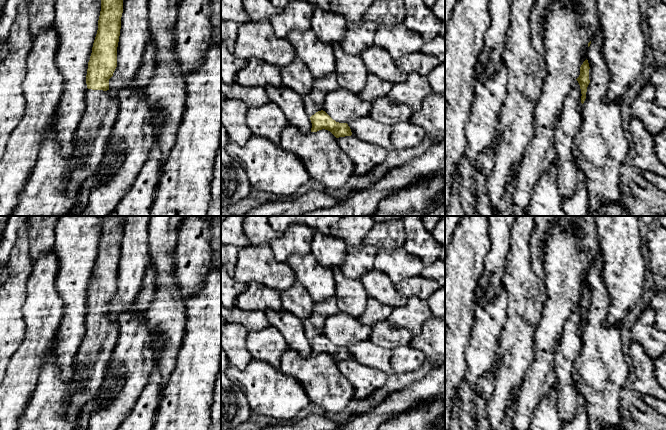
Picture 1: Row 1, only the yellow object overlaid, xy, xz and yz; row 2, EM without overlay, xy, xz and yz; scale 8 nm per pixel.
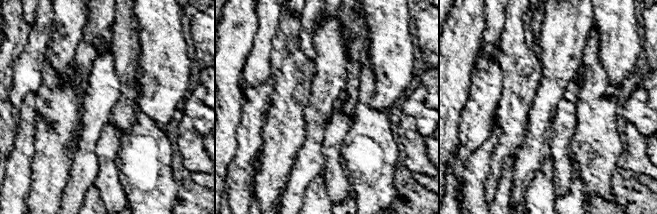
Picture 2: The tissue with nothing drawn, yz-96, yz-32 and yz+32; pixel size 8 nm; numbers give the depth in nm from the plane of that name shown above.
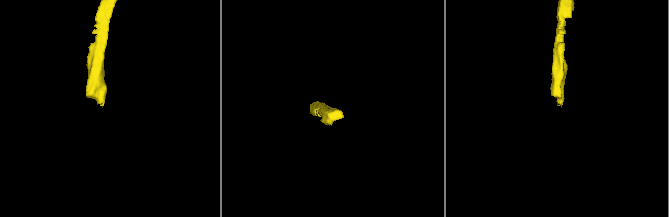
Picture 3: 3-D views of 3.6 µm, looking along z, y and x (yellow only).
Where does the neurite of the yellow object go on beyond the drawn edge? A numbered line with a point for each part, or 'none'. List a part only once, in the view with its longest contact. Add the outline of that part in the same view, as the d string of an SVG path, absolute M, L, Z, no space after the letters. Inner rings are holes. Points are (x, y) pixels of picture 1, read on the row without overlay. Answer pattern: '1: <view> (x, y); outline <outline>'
1: xy (94, 354); outline M87 313L85 320L85 336L76 354L74 366L75 372L84 371L86 378L79 381L80 390L72 396L66 419L74 421L81 406L99 392L112 357L112 352L119 336L119 324L112 321L107 315Z

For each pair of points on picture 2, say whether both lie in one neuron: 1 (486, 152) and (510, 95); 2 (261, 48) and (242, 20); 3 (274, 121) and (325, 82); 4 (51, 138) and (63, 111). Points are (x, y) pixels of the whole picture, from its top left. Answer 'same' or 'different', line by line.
1: different
2: different
3: different
4: same

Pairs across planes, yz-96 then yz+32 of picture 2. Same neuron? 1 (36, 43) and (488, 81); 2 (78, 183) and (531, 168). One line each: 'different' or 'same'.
1: different
2: same

